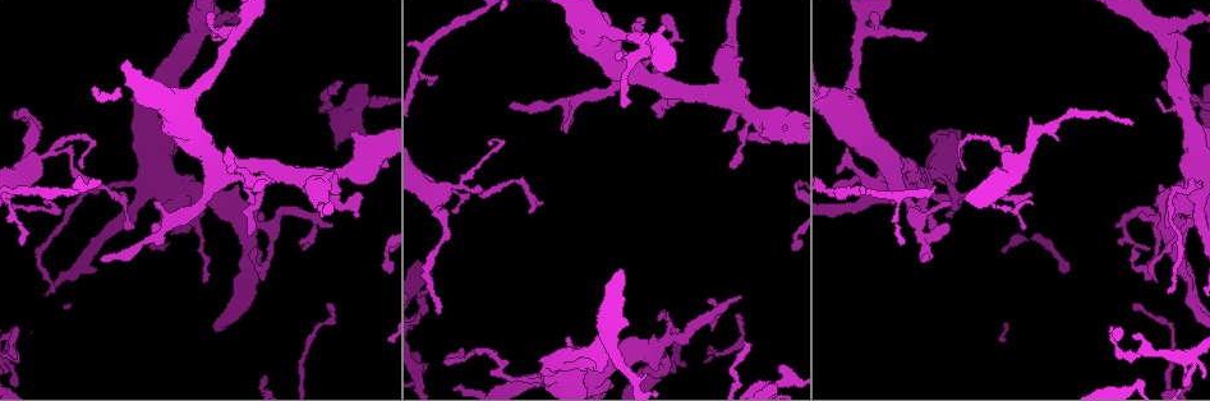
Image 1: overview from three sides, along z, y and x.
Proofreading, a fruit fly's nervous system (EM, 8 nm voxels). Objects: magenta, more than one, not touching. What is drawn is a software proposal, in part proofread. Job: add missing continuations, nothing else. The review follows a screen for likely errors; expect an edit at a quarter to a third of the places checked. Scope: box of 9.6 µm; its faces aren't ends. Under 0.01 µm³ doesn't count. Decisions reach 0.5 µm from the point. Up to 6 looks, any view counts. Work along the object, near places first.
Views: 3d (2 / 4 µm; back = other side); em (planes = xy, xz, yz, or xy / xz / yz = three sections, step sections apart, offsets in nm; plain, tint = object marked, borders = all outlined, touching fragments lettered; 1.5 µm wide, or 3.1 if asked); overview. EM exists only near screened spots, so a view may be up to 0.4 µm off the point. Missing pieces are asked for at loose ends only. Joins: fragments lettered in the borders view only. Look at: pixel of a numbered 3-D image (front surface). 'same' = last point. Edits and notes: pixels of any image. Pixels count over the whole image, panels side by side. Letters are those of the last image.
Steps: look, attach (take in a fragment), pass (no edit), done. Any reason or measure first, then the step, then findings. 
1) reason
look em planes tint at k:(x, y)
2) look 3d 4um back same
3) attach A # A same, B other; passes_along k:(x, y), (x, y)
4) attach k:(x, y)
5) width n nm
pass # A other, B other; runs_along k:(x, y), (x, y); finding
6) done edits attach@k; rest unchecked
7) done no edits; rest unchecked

an open end
look 3d 2um at 1:(927, 32)

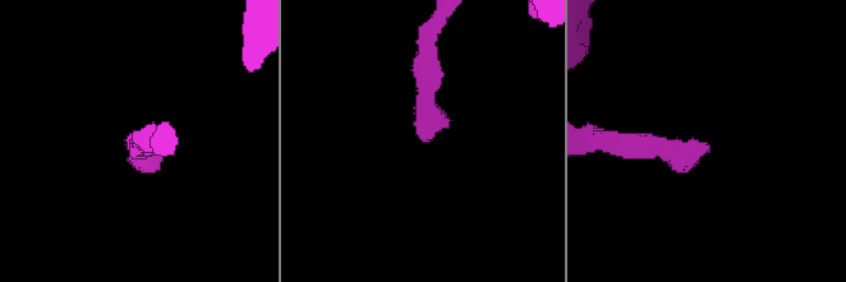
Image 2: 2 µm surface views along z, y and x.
now the EM
look em yz step 8 borders at 2:(429, 142)

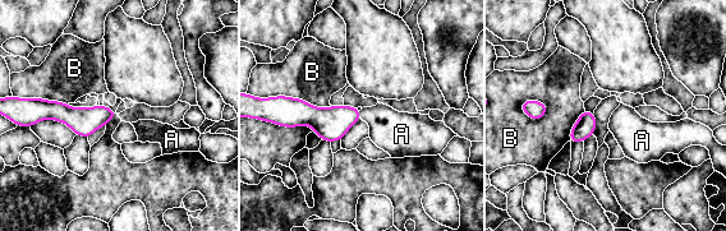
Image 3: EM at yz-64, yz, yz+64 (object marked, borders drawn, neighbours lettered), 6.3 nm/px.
width 130 nm
attach A # A same, B other; passes_along 3:(332, 123), (359, 115), (394, 132); the neuron continues

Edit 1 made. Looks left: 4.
branch stops here
look 3d 4um at 1:(329, 227)

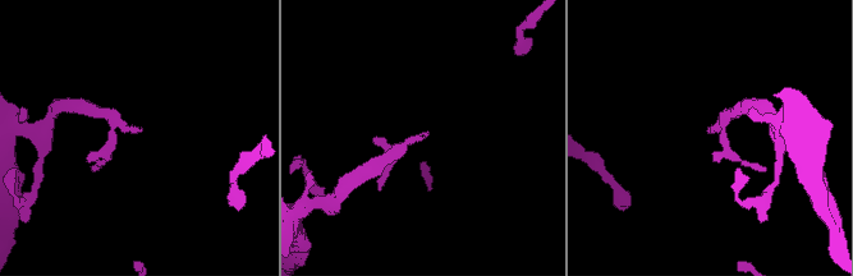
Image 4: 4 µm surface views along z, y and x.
look em planes borders at 4:(426, 133)

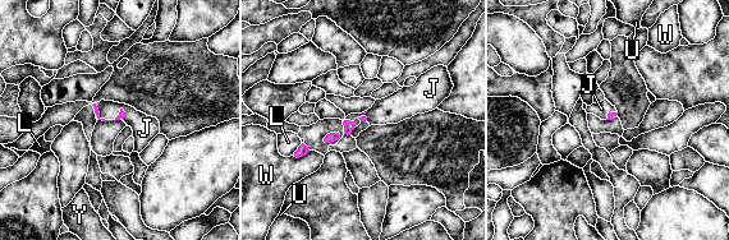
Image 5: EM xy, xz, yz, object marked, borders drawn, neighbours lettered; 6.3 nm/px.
attach J # J same, L other, U other, W other, Y other; passes_along 5:(348, 125), (349, 120), (388, 110); the neuron continues

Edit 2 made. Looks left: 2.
look 3d 2um at 1:(950, 204)

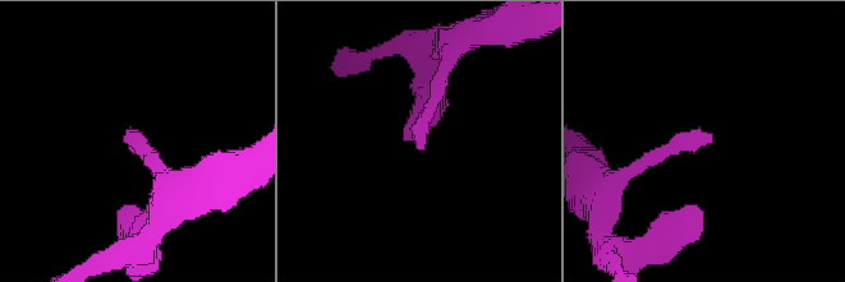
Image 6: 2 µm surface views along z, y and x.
look em planes borders at 6:(129, 138)

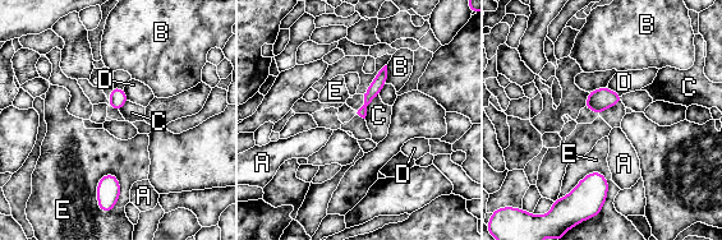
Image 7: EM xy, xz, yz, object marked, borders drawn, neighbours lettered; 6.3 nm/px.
longest_contact E 220 nm
pass # A other, B other, C other, D other, E other; no lettered fragment goes on from it

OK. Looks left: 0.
done edits attach@3, attach@5; rest unchecked

